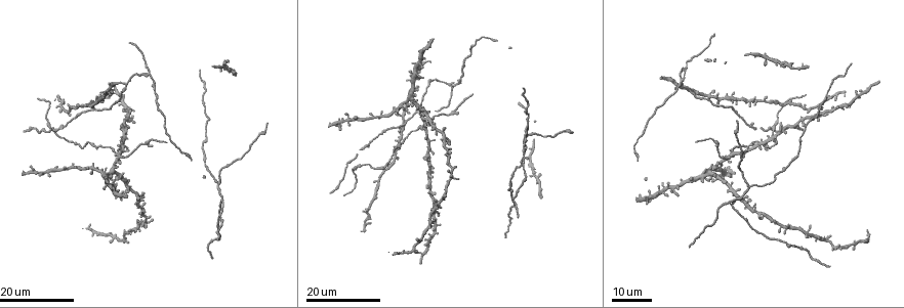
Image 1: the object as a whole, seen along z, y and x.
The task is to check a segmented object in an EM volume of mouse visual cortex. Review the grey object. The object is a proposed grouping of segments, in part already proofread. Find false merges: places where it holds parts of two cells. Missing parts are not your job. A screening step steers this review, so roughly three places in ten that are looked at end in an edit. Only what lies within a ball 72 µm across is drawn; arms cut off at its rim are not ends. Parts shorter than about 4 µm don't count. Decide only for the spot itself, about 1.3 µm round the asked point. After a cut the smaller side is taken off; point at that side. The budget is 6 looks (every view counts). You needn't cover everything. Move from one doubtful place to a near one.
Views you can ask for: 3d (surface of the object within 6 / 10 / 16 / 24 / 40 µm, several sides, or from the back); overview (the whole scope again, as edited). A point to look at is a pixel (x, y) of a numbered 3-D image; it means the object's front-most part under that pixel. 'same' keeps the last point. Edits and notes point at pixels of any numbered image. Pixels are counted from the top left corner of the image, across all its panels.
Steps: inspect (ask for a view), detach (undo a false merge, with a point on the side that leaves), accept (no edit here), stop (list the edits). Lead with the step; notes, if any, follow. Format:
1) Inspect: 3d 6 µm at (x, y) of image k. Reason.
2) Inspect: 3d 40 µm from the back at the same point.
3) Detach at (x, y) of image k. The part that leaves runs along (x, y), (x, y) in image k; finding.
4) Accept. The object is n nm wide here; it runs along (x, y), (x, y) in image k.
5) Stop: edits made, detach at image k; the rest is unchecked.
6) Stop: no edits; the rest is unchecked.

Inspect: 3d 16 µm at (726, 204) of image 1. Side arm on a straight run.

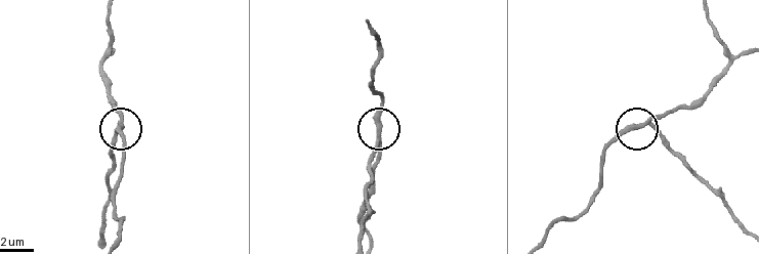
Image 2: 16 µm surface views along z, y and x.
Inspect: 3d 10 µm at (645, 124) of image 2. Zoom in.

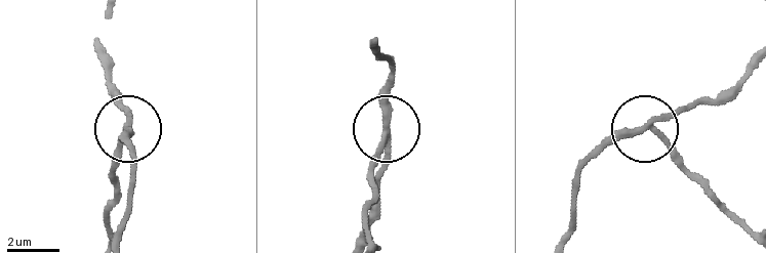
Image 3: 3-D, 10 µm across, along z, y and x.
Detach at (115, 160) of image 3. The side arm is 17 µm long; the part that leaves runs along (385, 136), (365, 240) in image 3; two cells meet here.

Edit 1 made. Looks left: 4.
Inspect: 3d 16 µm at (749, 186) of image 1. Three arms meet.

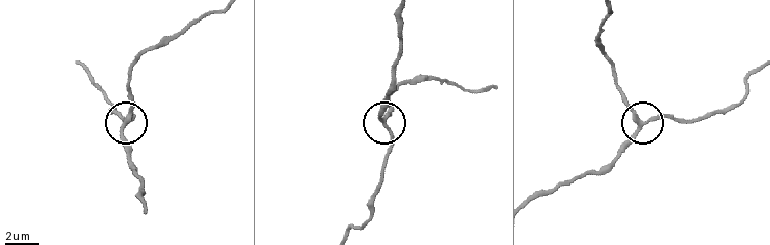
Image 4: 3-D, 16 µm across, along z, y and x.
Inspect: 3d 6 µm at (124, 122) of image 4.

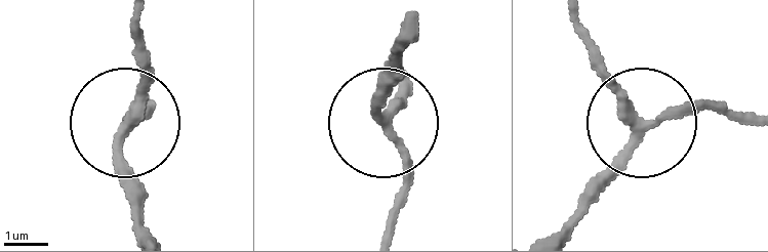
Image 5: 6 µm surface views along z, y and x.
Accept. The object is 230 nm wide here; it runs along (386, 229), (404, 175), (381, 123), (393, 46) in image 5; one cell here.

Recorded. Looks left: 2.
Inspect: 3d 24 µm at (728, 157) of image 1. Four-way junction.

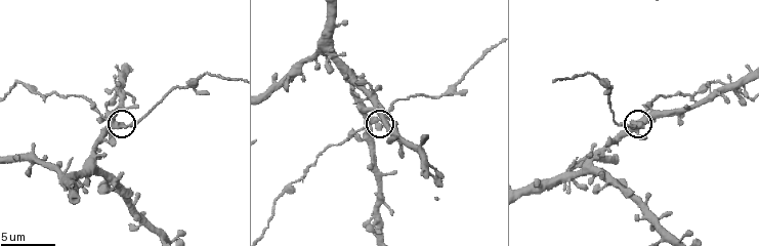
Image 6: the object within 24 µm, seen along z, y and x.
Inspect: 3d 10 µm at (377, 128) of image 6.

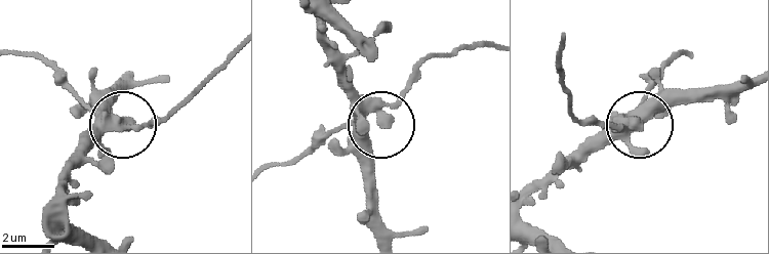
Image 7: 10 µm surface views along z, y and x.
Detach at (142, 125) of image 7. The side arm is 17 µm long; 4 arms meet here; two cells meet here.

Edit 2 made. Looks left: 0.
Stop: edits made, detach at image 3, detach at image 7; the rest is unchecked.

